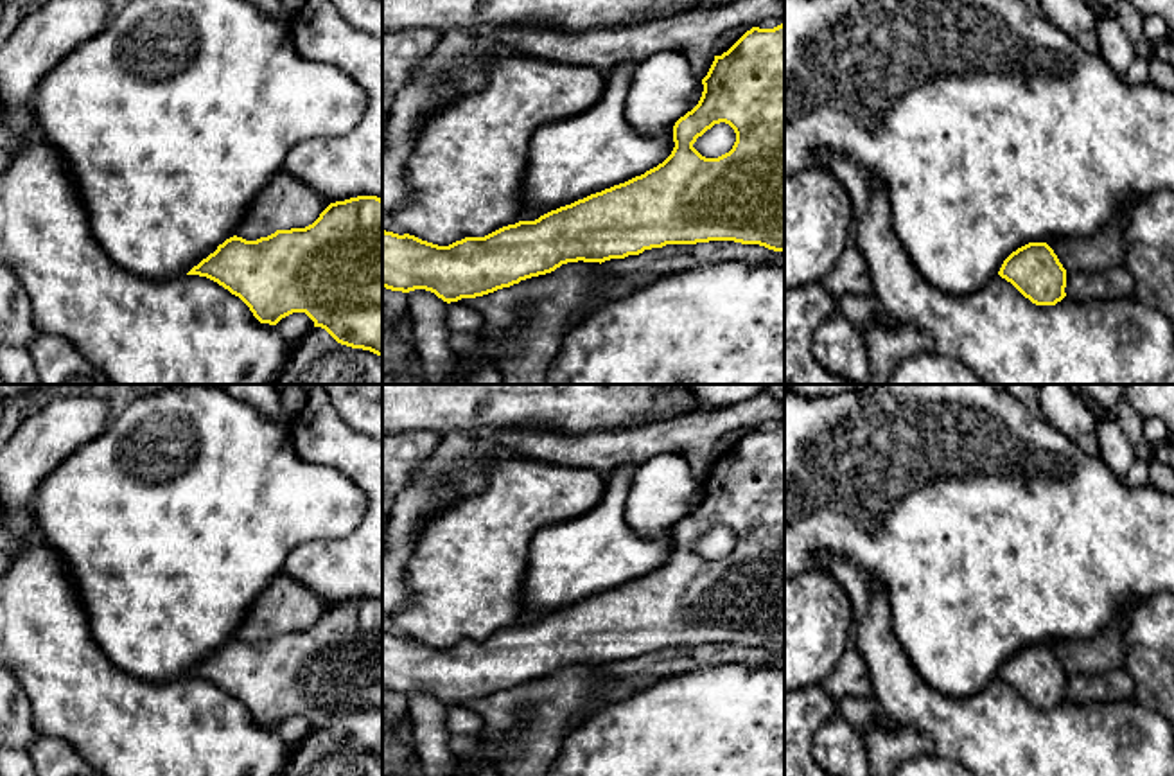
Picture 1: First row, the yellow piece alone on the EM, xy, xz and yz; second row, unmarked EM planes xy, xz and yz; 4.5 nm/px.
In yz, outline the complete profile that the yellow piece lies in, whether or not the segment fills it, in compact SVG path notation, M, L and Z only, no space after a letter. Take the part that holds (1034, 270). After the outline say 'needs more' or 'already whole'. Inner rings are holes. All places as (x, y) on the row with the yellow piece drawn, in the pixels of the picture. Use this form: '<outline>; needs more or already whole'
M1029 242L1012 251L998 275L1036 305L1056 305L1066 293L1066 269L1047 242Z; already whole

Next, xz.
M784 22L774 29L752 27L747 31L727 52L714 56L702 84L698 104L673 126L671 154L641 176L551 210L535 221L519 221L485 237L465 237L449 246L382 230L382 287L402 293L425 289L451 304L551 273L567 262L601 264L666 244L734 241L784 251ZM720 122L734 129L736 142L729 153L705 158L693 144Z; already whole

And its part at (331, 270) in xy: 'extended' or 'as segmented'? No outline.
as segmented

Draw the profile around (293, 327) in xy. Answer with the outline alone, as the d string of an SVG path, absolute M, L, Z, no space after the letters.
M293 313L282 318L276 323L278 332L282 338L291 345L298 345L309 331L314 329L314 322L305 313Z

